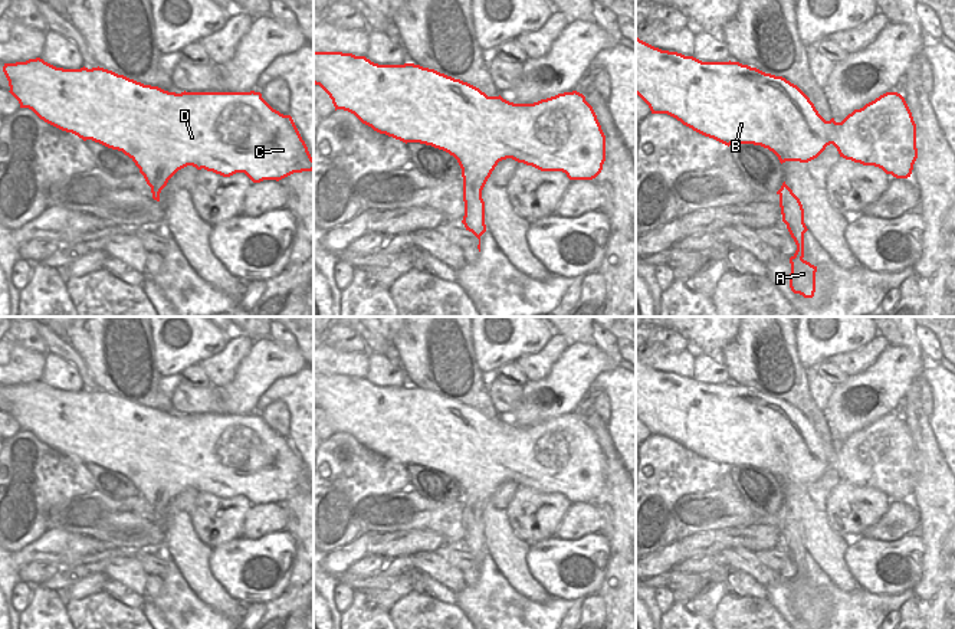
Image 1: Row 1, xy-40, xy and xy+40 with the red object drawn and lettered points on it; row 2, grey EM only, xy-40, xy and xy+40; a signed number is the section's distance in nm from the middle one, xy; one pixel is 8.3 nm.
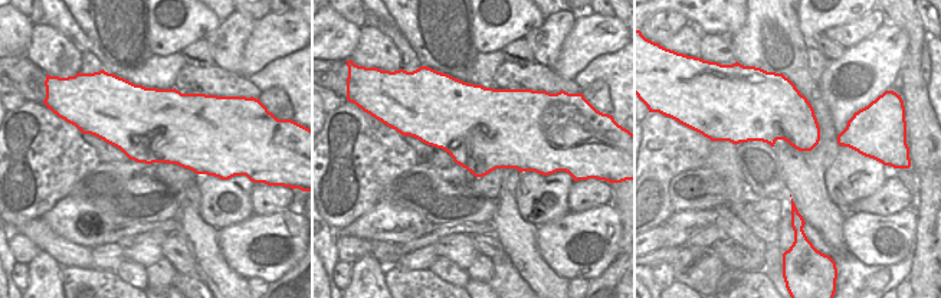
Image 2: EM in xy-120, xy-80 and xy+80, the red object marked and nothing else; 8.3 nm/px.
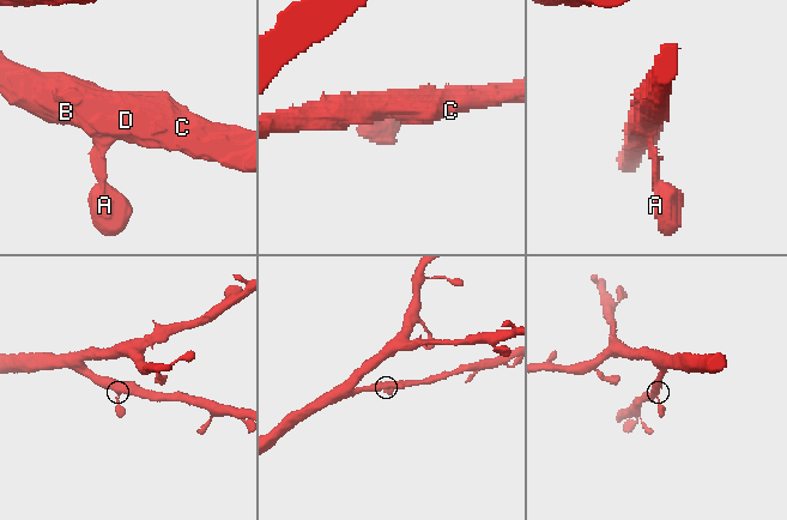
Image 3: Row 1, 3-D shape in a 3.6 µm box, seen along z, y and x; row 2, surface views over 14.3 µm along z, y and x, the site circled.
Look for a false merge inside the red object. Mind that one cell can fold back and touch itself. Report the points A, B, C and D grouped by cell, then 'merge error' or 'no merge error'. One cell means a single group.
groups A B C D; no merge error

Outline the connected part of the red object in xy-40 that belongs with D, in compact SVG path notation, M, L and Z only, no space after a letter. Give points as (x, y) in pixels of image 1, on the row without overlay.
M40 380L26 384L4 386L3 394L9 403L10 416L20 430L32 432L45 445L92 462L128 478L147 507L152 521L160 524L160 515L168 502L181 491L193 488L223 499L245 495L253 505L282 502L293 495L312 494L314 481L302 462L291 438L273 432L260 415L168 415L158 409L144 407L104 390L63 392Z

